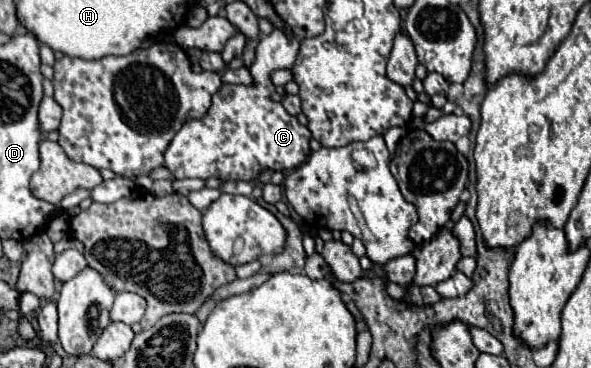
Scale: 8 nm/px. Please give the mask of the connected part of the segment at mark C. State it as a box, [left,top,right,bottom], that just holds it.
[165,29,311,179]

